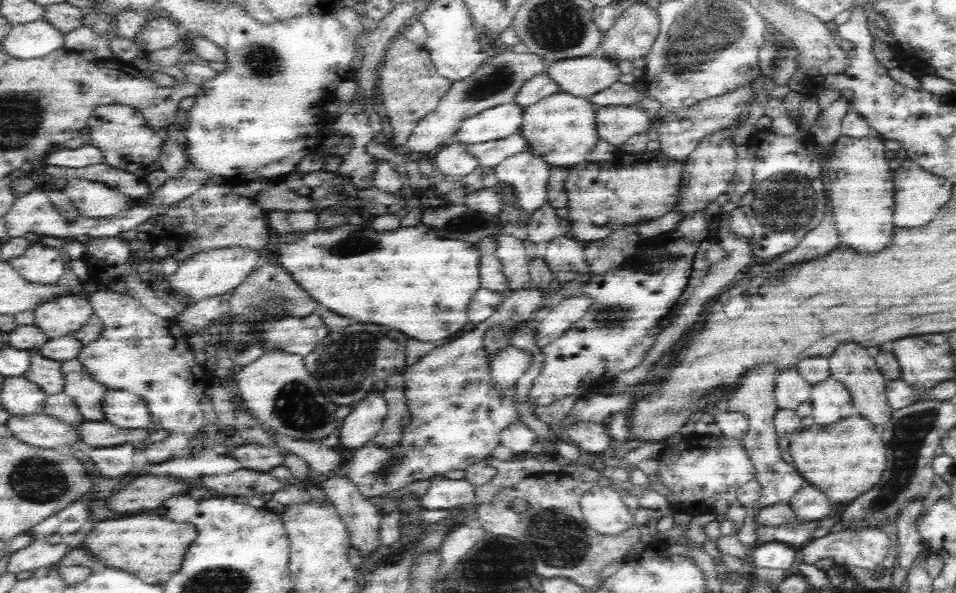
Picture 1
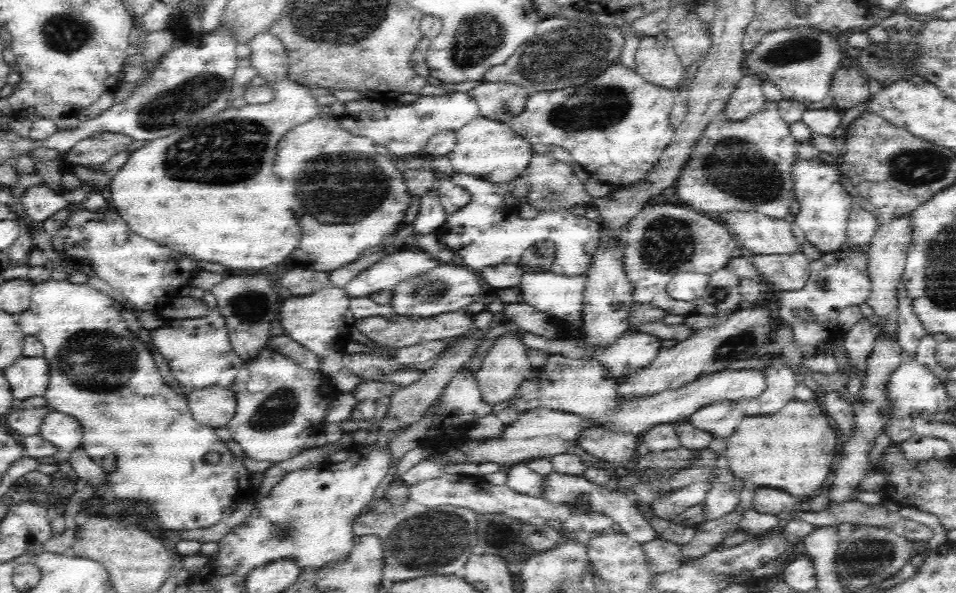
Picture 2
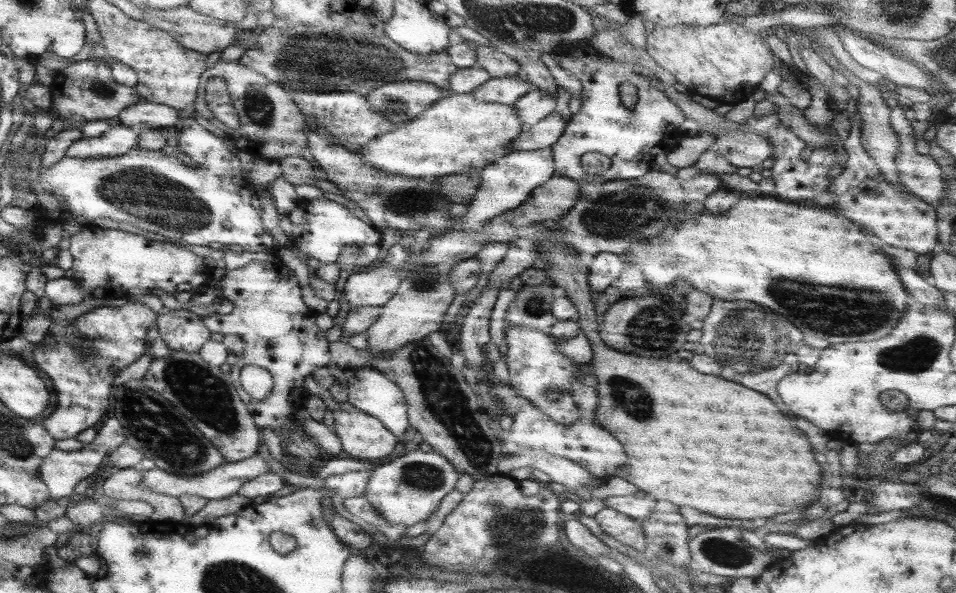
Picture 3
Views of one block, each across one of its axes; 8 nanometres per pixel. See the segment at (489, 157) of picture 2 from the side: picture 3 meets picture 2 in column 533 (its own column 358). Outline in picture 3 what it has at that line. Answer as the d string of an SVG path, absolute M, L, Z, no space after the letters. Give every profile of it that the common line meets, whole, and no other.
M470 93L445 94L429 105L427 109L415 116L414 119L401 123L401 126L393 128L383 136L377 136L360 145L356 154L367 162L367 166L387 172L387 174L401 174L409 178L432 179L461 173L463 168L478 171L490 161L483 157L483 151L491 152L494 159L507 153L511 153L511 141L519 133L523 132L521 122L515 116L515 108L512 105L497 104L495 102L479 102Z

